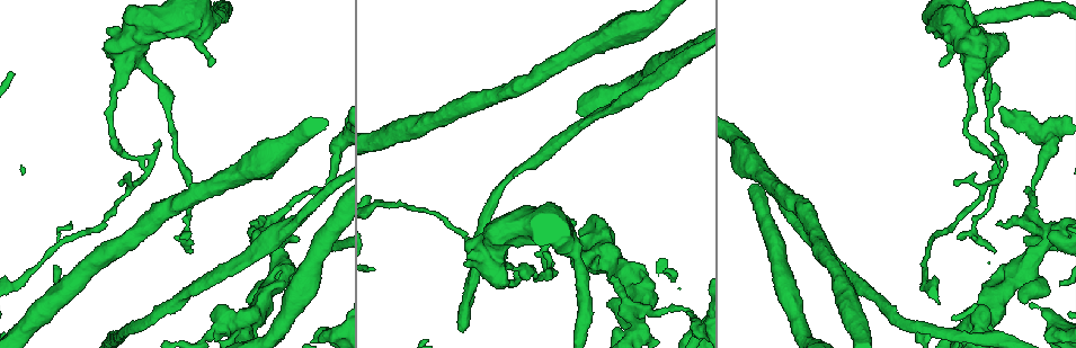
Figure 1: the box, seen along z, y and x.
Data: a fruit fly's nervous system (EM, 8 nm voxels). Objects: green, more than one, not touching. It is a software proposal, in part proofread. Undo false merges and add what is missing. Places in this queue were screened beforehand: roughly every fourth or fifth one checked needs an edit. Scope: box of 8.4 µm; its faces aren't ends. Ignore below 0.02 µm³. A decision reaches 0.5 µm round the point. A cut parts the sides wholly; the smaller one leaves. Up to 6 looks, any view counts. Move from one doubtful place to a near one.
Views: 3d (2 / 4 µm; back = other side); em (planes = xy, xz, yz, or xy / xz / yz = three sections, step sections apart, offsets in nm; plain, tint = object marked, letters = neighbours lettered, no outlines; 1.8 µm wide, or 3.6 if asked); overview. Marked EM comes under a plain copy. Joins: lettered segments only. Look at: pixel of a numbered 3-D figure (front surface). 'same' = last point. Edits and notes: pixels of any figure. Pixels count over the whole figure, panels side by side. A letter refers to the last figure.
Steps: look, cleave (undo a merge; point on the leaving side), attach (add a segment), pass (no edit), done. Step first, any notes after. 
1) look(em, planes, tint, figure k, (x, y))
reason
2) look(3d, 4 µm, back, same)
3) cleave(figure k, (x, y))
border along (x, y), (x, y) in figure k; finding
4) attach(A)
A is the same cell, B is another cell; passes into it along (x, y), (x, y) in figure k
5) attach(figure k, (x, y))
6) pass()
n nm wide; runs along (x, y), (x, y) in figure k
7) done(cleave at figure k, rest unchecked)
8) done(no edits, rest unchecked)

look(3d, 2 µm, figure 1, (333, 164))

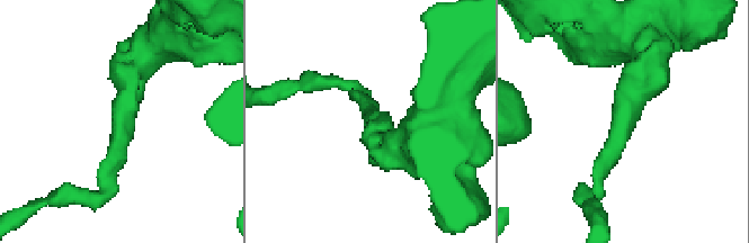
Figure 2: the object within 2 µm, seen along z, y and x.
look(em, xz, step 4, letters, figure 2, (619, 118))
now the EM

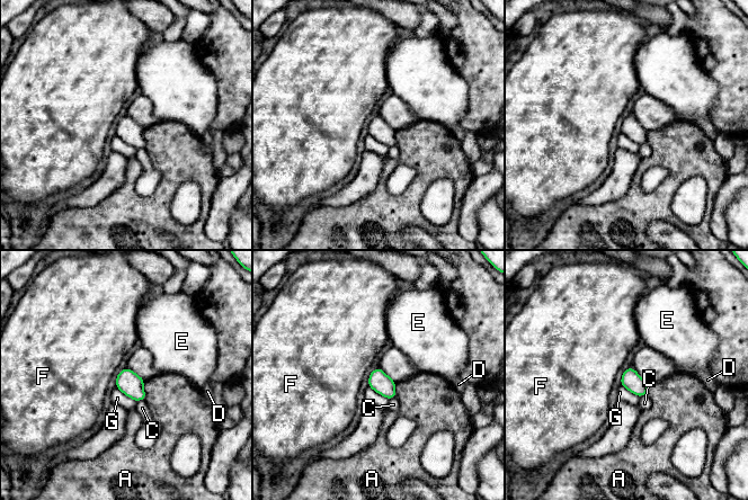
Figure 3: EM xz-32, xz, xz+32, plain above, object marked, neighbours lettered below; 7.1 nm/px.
look(em, planes, letters, same)
another direction

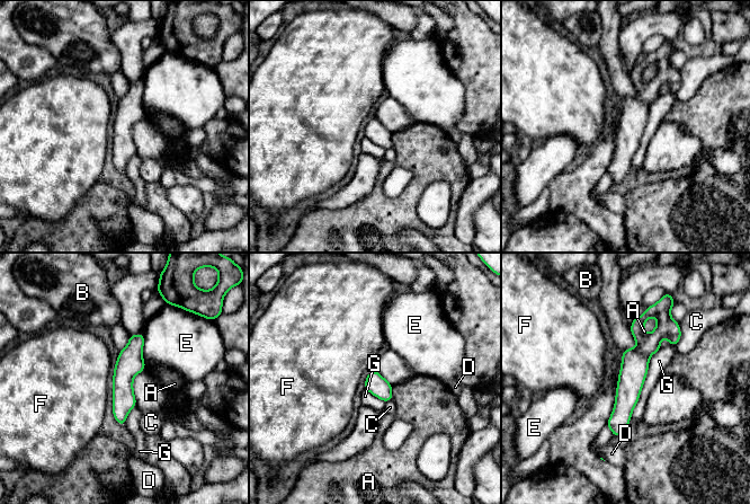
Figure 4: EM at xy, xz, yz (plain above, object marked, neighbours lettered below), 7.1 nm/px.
pass()
A, B, C, D, E, F and G are other cells; one neuron here

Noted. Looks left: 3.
look(em, yz, step 4, tint, figure 1, (1045, 235))
four arms meet

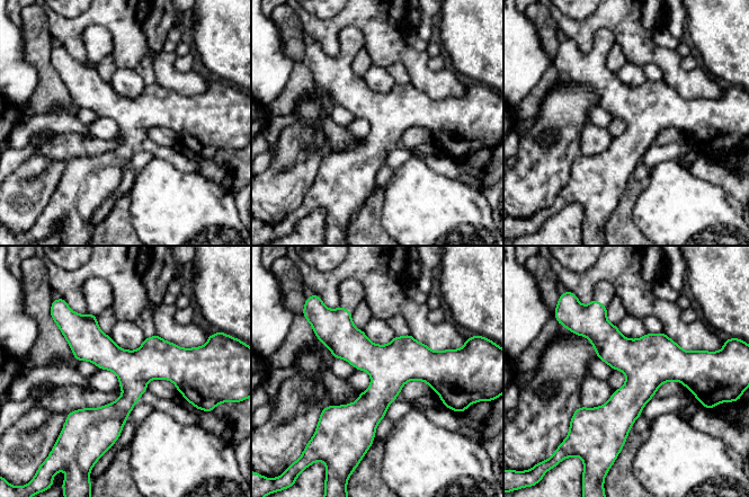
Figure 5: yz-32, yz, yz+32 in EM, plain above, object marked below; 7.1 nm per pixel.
look(em, planes, letters, same)

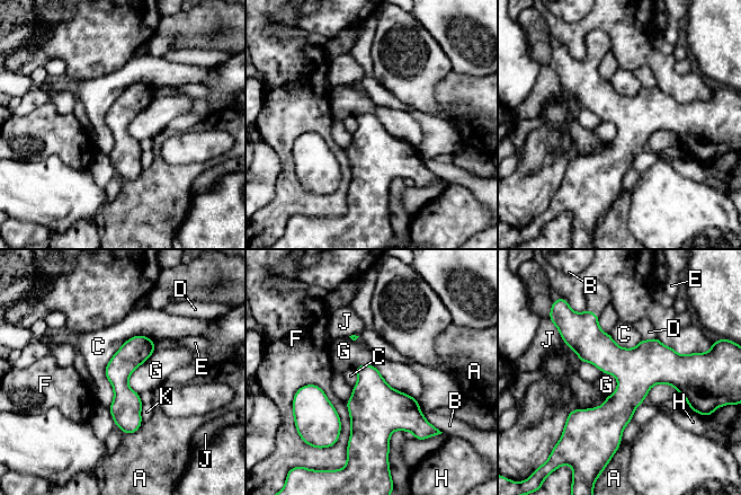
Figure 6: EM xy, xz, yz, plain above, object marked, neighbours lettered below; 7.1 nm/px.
pass()
190 nm wide; A, B, C, D, E, F, G, H, J and K are other cells; continuous, no second neuron

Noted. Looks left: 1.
done(no edits, rest unchecked)

